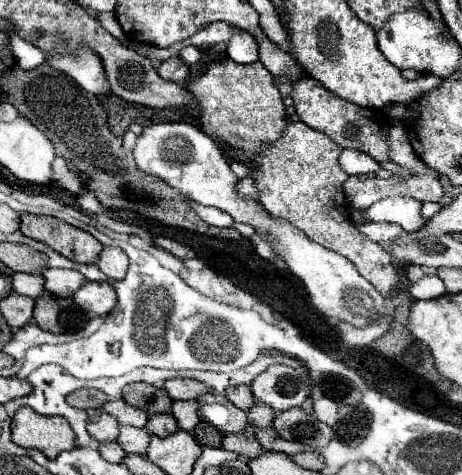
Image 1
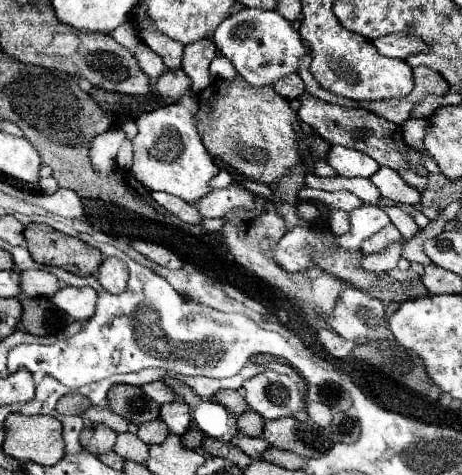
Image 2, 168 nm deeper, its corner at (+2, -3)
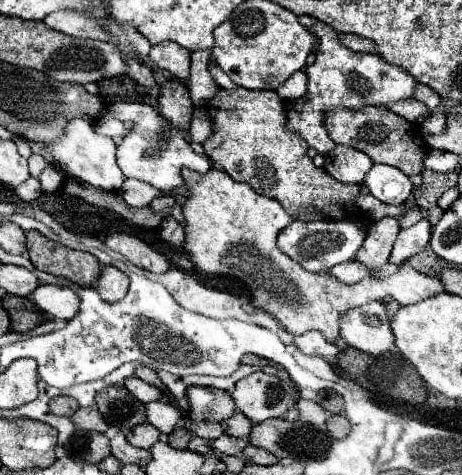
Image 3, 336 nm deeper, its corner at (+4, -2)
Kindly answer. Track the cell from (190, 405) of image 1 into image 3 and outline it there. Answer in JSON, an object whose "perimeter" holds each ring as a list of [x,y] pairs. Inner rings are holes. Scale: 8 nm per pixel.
{"perimeter":[[[150,402],[146,404],[146,416],[152,426],[156,426],[164,434],[170,434],[176,422],[182,418],[182,412],[170,402]]]}

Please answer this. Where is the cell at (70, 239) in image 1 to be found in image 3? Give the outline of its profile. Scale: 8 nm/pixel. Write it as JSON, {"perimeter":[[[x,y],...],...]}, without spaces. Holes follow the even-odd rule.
{"perimeter":[[[38,230],[26,232],[28,238],[28,256],[32,264],[54,276],[68,278],[82,286],[92,286],[100,276],[100,264],[96,256],[80,250],[66,248]]]}

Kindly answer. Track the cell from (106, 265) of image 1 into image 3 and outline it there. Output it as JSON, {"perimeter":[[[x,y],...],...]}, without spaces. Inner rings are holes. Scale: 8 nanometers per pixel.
{"perimeter":[[[104,266],[102,272],[100,272],[100,278],[94,284],[94,288],[102,296],[102,300],[118,302],[126,296],[128,284],[130,284],[130,280],[122,270],[118,270],[116,266]]]}

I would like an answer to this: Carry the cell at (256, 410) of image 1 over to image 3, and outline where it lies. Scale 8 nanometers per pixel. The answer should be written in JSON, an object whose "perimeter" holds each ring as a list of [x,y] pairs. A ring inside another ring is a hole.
{"perimeter":[[[236,412],[234,416],[230,416],[222,426],[228,436],[236,436],[236,438],[248,438],[252,432],[252,422],[246,420],[242,412]]]}

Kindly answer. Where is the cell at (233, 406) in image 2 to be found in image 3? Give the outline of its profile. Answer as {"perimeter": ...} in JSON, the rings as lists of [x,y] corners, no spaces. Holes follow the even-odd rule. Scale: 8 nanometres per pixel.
{"perimeter":[[[192,386],[188,390],[188,400],[190,400],[190,418],[196,422],[198,420],[224,422],[236,412],[232,396],[218,388]]]}

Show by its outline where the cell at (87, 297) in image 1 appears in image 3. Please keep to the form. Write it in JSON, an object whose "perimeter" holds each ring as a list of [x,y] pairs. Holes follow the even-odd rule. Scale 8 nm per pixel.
{"perimeter":[[[40,286],[30,294],[30,300],[44,312],[58,320],[72,320],[80,310],[80,298],[72,288],[62,286]]]}

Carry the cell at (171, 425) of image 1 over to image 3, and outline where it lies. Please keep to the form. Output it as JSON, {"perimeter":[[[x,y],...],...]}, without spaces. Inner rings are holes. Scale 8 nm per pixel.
{"perimeter":[[[140,424],[138,428],[132,428],[126,438],[128,438],[128,442],[132,446],[138,446],[138,448],[146,448],[148,450],[148,448],[152,448],[158,442],[160,432],[152,424]]]}

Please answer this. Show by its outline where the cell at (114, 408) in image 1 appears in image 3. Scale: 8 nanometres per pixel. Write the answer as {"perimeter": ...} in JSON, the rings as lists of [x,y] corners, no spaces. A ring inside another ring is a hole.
{"perimeter":[[[96,406],[90,408],[78,408],[72,416],[72,422],[82,428],[82,430],[96,430],[96,432],[106,432],[110,426],[106,420],[102,420],[102,414],[98,412]]]}

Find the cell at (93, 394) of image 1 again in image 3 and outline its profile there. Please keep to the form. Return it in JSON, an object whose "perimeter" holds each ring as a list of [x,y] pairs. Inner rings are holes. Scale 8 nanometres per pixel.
{"perimeter":[[[58,396],[50,400],[50,412],[58,416],[72,416],[78,410],[78,402],[70,396]]]}

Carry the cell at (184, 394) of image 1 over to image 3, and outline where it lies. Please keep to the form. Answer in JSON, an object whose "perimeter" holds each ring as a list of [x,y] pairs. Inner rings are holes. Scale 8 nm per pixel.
{"perimeter":[[[136,376],[126,378],[126,380],[124,380],[124,386],[126,386],[138,400],[142,400],[144,404],[148,404],[148,402],[158,402],[158,400],[164,398],[164,394],[162,394],[160,388],[148,384],[148,382],[142,382],[142,380],[138,380]]]}

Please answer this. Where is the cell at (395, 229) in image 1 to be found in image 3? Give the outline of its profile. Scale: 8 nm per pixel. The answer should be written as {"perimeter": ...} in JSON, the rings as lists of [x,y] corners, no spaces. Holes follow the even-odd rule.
{"perimeter":[[[384,218],[384,220],[372,222],[368,230],[368,240],[364,240],[362,248],[356,254],[356,260],[366,264],[372,270],[380,270],[392,254],[392,246],[396,242],[398,232],[400,232],[400,226],[396,218]]]}

